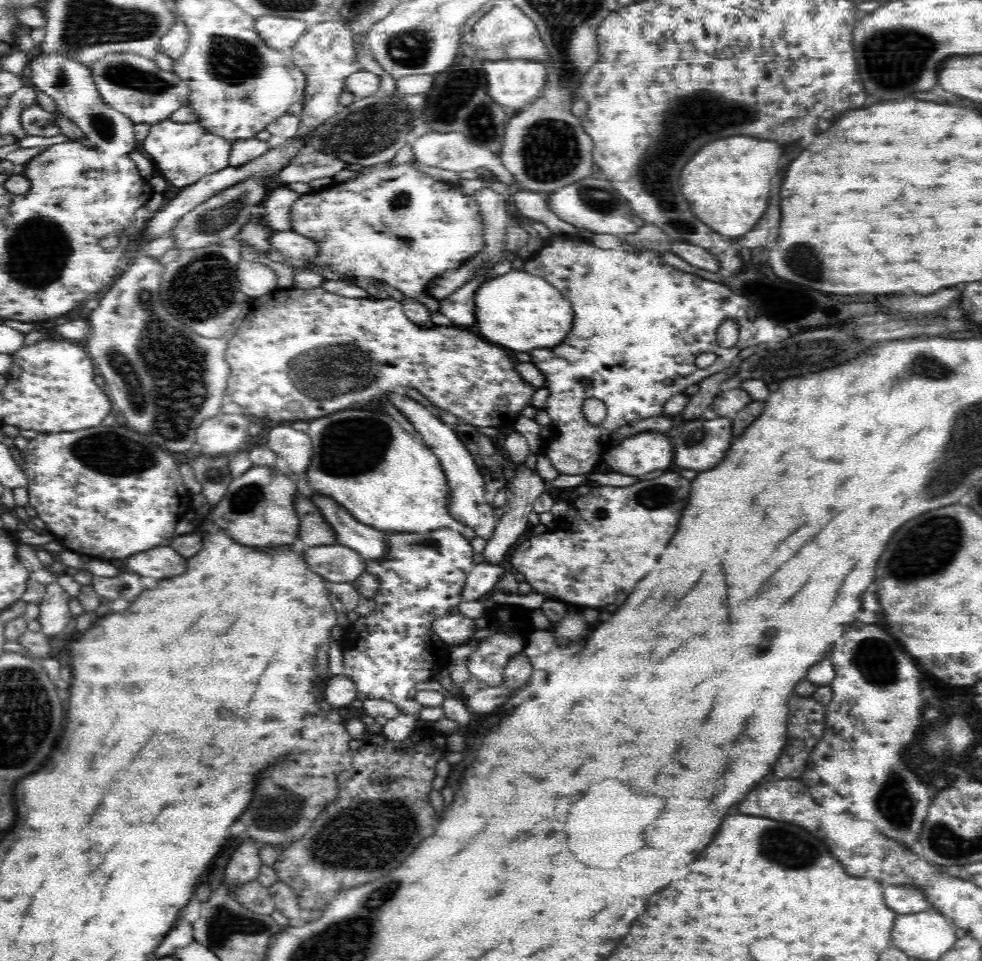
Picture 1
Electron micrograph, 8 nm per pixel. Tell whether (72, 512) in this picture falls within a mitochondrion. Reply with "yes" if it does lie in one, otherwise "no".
no

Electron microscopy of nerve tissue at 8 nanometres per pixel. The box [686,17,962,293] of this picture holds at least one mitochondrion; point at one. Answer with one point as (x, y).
(893, 58)

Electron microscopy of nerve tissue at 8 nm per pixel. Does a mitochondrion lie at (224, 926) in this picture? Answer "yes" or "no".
yes

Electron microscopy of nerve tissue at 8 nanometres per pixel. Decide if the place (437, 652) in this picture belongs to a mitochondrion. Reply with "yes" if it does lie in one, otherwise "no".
no

